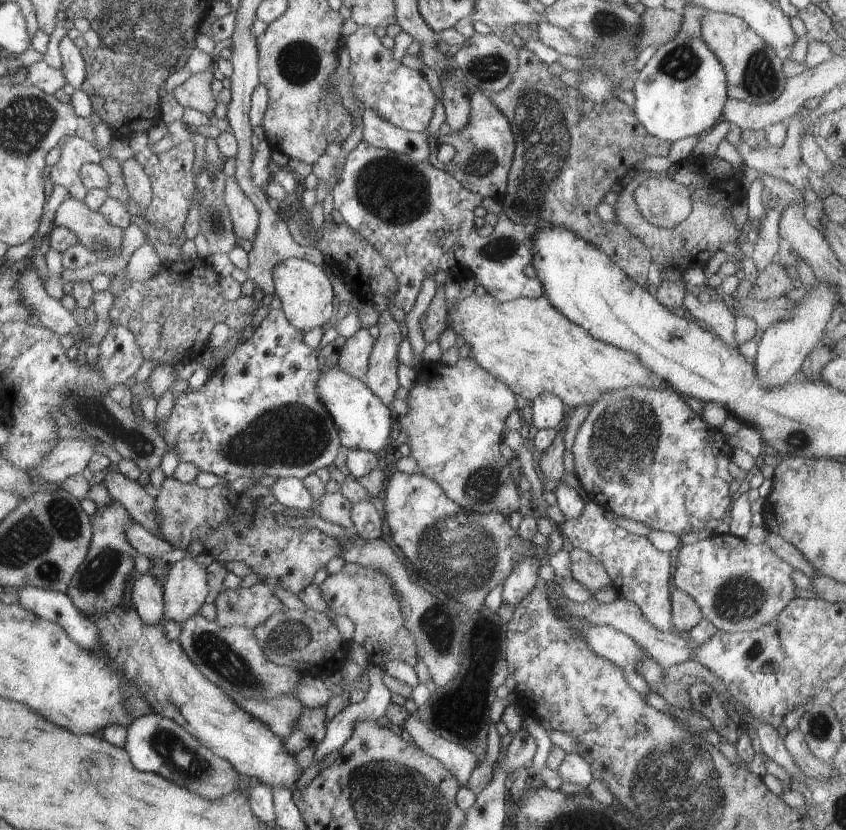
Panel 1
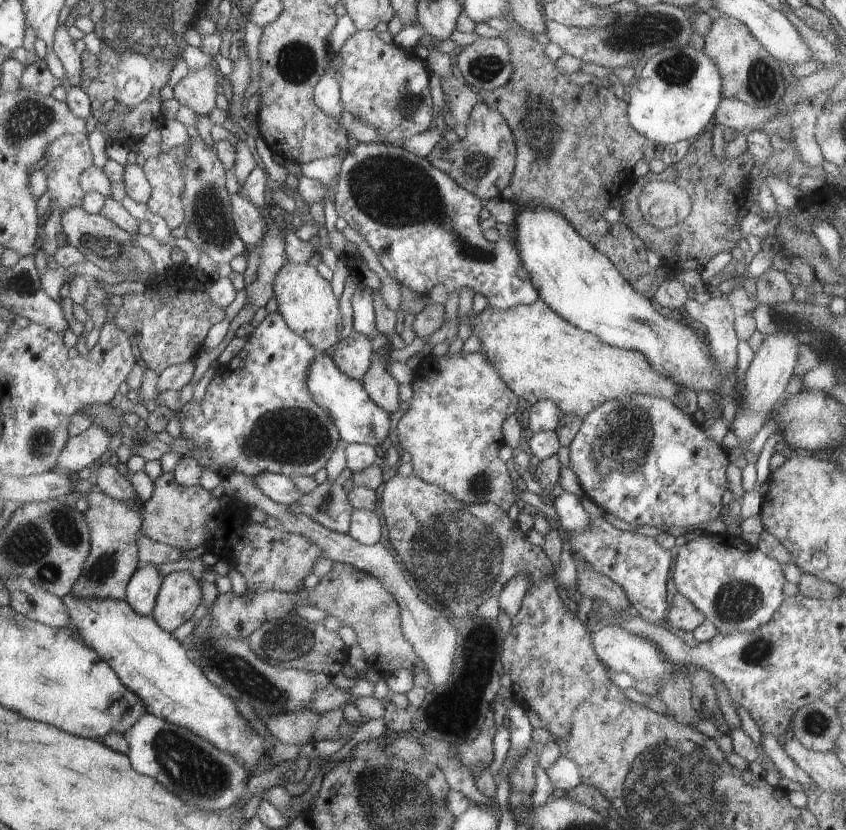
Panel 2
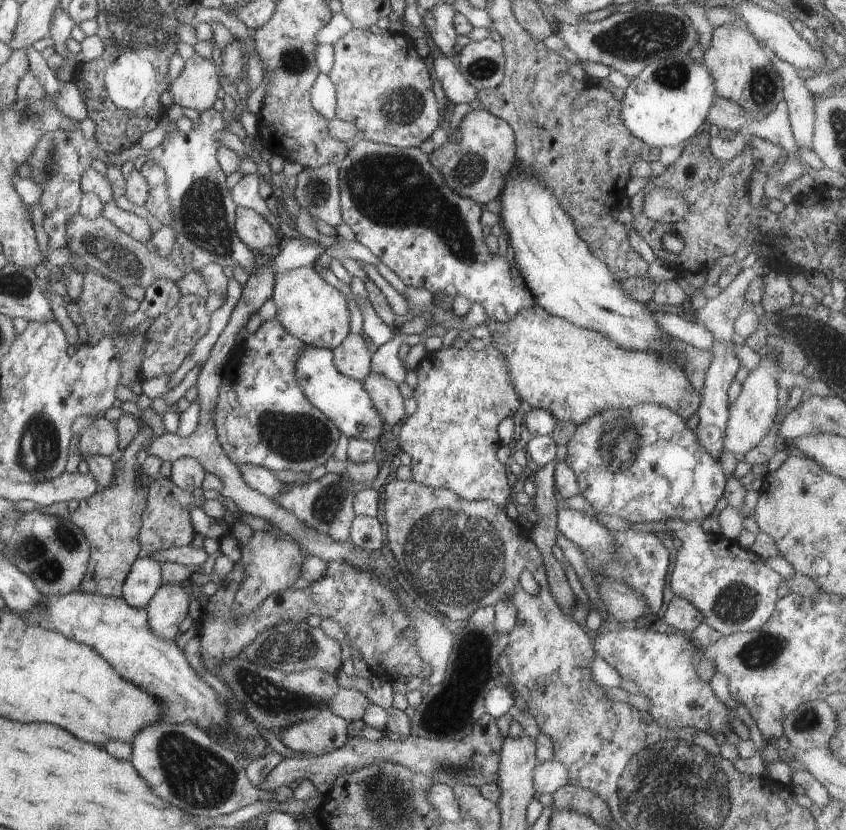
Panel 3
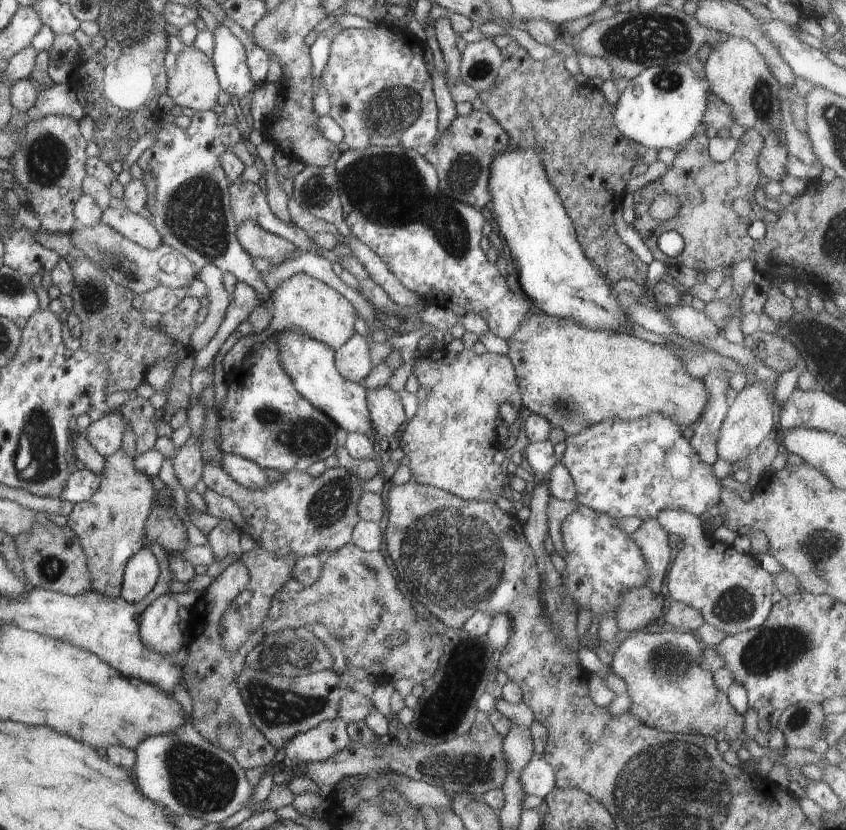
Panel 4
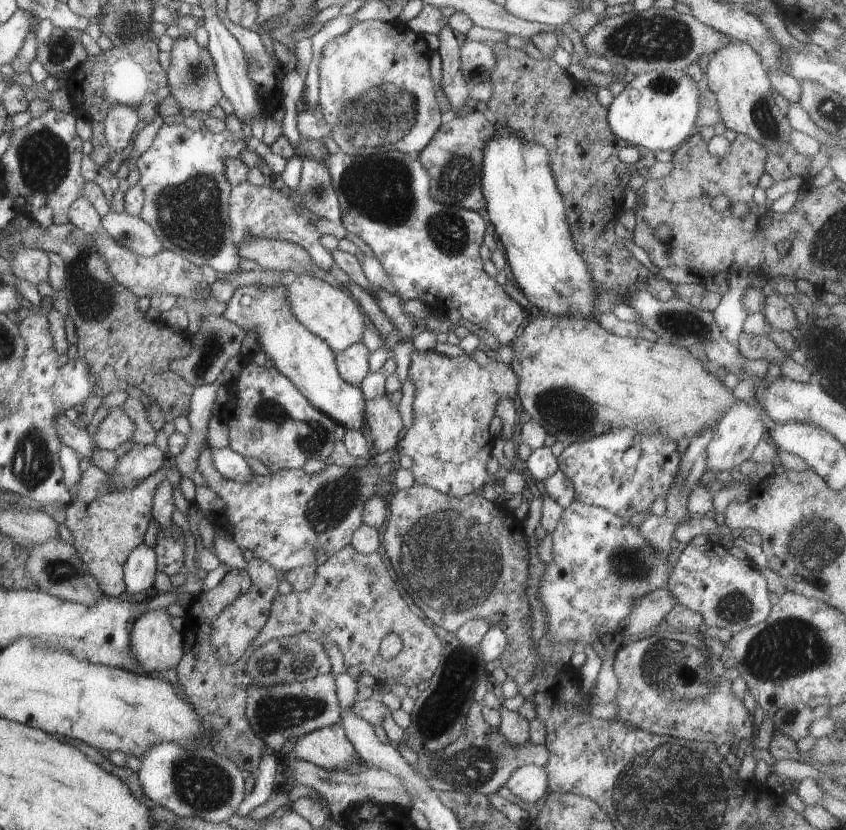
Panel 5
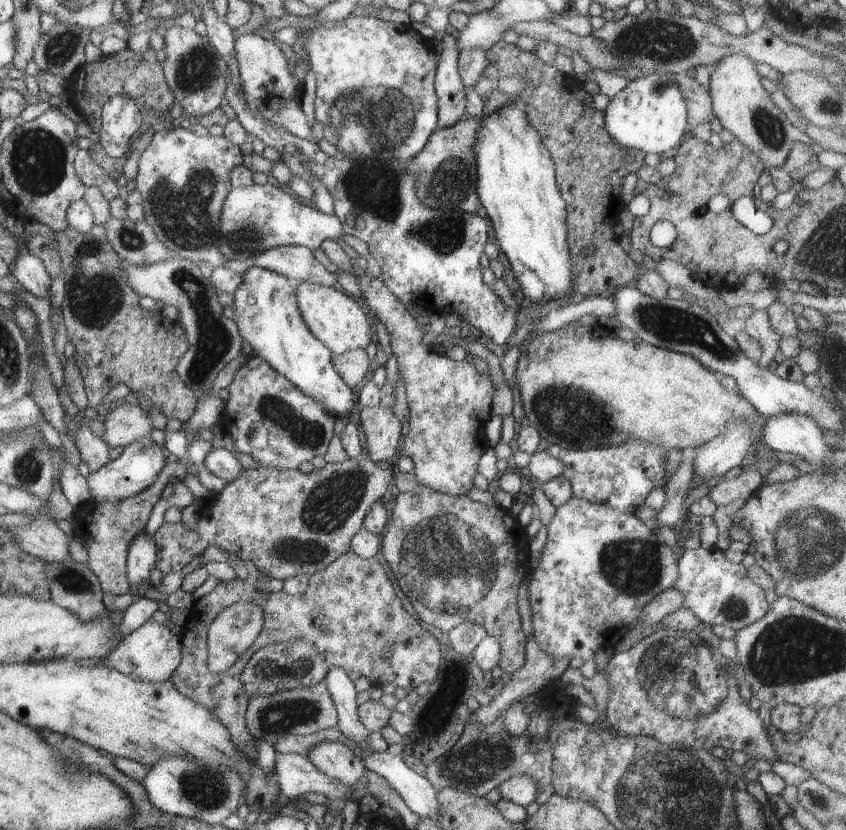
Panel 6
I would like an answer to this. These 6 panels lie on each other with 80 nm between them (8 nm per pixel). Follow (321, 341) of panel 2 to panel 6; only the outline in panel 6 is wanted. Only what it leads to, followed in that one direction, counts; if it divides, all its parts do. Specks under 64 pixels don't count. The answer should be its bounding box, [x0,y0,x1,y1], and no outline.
[295,281,373,356]

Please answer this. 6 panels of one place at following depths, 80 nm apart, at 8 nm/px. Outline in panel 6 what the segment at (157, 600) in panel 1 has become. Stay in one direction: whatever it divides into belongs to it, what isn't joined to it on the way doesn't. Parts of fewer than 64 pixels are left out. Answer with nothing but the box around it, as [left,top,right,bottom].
[128,530,157,585]

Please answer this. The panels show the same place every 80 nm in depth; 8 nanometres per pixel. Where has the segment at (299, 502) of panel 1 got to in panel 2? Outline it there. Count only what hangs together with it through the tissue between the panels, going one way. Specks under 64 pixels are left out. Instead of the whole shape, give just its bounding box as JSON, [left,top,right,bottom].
[253,472,302,505]

